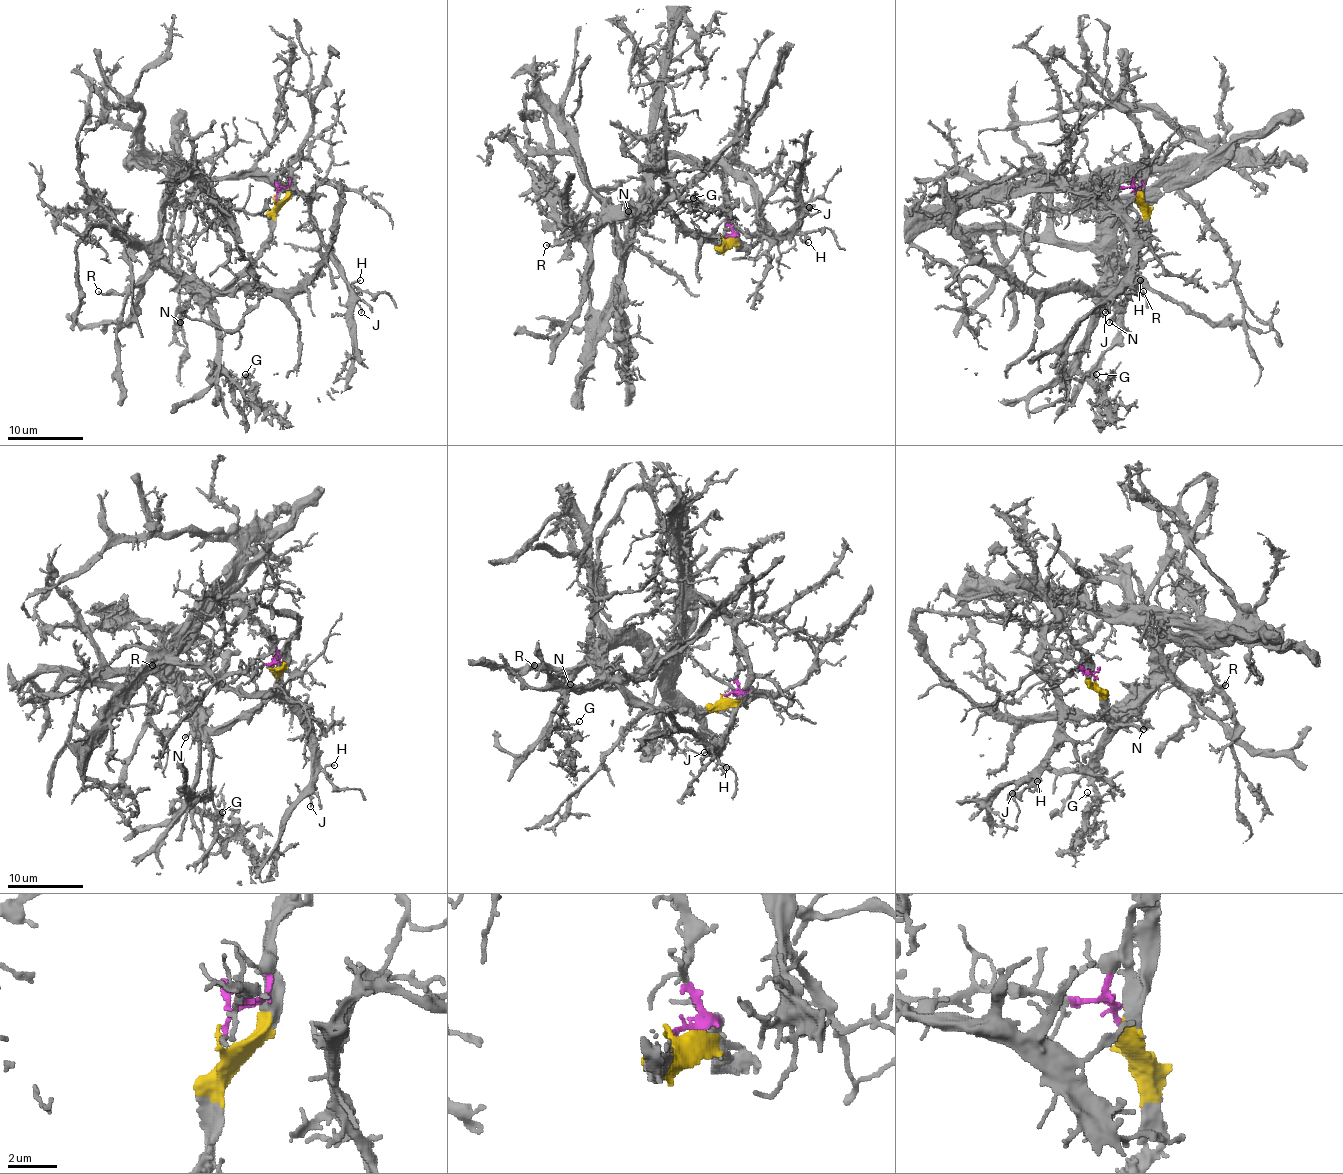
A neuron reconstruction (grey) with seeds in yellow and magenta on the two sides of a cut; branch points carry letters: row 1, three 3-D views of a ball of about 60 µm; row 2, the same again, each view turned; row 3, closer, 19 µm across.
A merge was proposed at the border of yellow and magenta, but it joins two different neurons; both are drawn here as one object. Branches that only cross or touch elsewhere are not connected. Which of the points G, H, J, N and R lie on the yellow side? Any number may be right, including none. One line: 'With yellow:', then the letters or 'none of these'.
With yellow: G, N, R

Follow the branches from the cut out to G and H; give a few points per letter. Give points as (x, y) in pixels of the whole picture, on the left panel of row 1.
G: (274, 197), (274, 231), (259, 254), (211, 301), (219, 369), (234, 388), (246, 373)
H: (276, 197), (283, 187), (280, 184), (280, 189), (291, 189), (304, 195), (327, 256), (348, 282), (359, 280)

